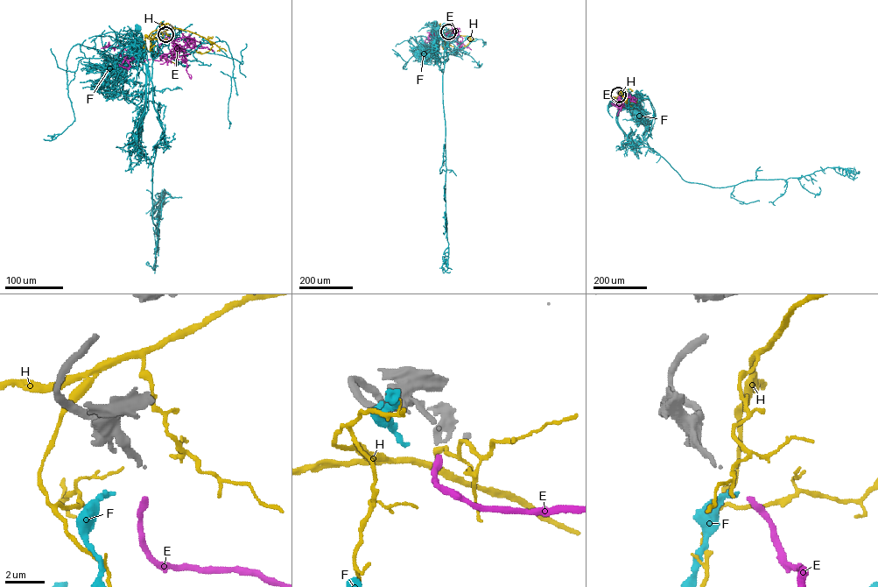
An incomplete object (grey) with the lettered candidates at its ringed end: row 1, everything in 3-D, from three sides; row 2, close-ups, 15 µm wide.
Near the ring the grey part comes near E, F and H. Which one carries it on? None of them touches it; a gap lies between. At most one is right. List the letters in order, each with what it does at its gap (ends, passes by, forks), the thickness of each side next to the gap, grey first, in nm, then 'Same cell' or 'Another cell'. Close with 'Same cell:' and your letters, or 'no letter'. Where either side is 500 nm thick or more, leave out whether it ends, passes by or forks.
E: It ends there. Thickness 190 nm (grey) against 340 nm. Same cell
F: It ends there. Thickness 190 nm (grey) against 240 nm. Another cell
H: It passes by. Thickness 190 nm (grey) against 180 nm. Another cell
Same cell: E

